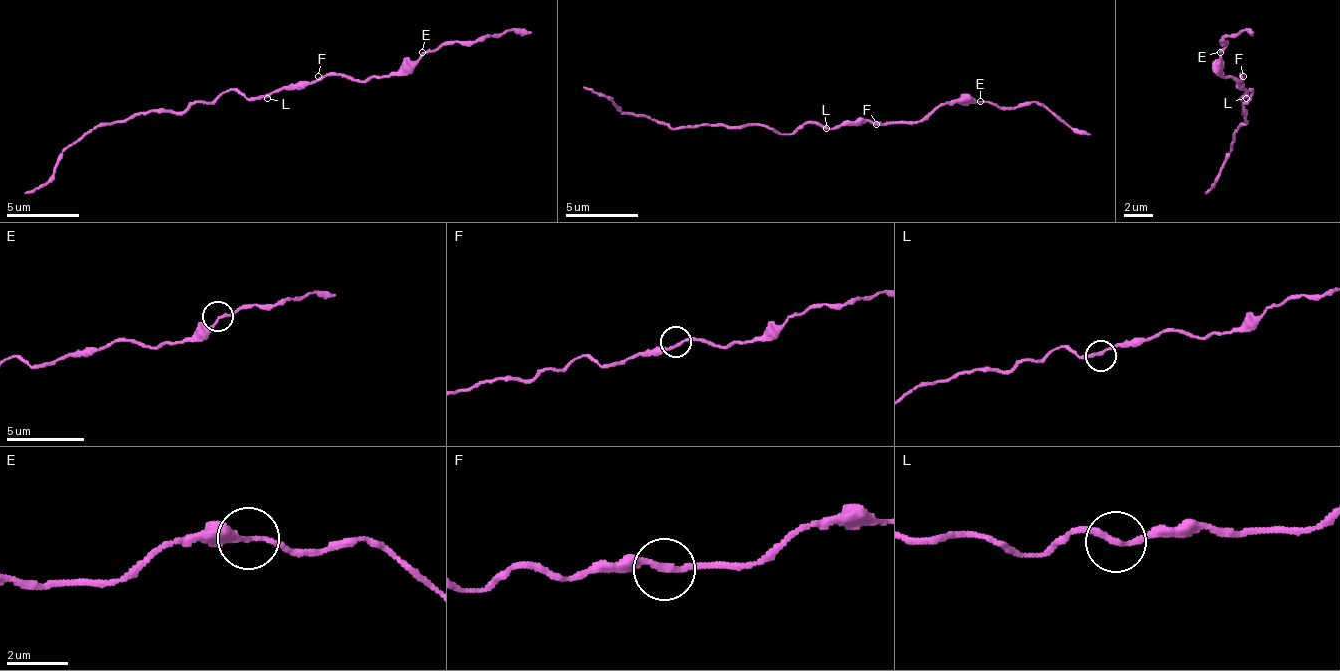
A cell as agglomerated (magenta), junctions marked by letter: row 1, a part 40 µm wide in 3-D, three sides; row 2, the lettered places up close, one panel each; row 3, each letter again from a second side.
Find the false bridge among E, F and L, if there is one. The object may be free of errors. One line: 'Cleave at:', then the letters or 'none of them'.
Cleave at: E

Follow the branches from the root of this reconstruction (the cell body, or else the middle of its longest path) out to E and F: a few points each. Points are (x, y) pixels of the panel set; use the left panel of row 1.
E: (267, 94), (285, 87), (303, 87), (325, 76), (372, 80), (404, 73), (423, 51)
F: (267, 94), (285, 87), (303, 87), (318, 76)

